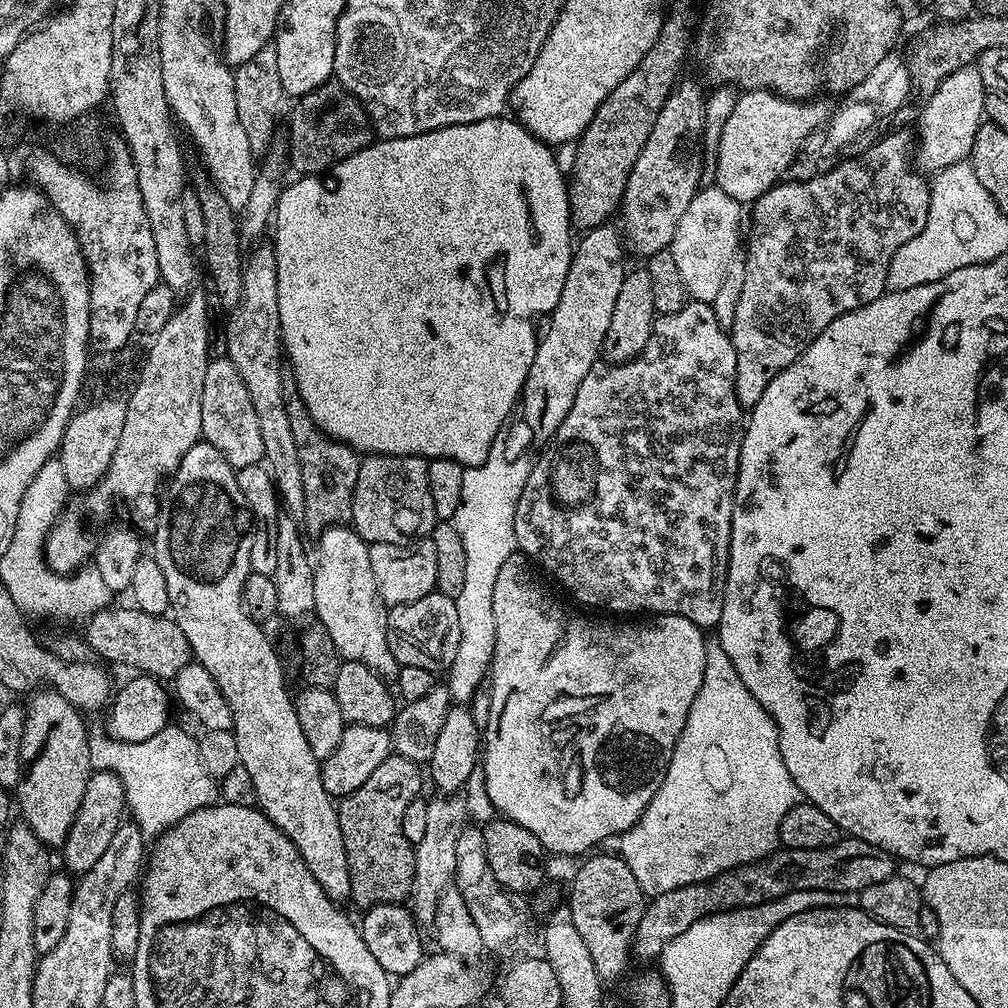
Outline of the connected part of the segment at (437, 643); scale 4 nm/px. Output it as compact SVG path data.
M433 590L418 602L394 604L388 608L388 645L397 665L422 666L434 674L443 673L458 654L458 606L455 599Z

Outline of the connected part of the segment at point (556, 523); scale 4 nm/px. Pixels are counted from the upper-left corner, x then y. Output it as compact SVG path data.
M692 300L685 304L680 312L666 314L665 316L657 315L655 322L652 324L650 342L646 342L644 349L634 359L626 361L625 364L598 362L590 370L590 374L586 374L586 378L582 378L582 386L578 386L578 394L574 394L574 406L570 406L570 414L566 414L562 426L558 426L558 430L552 435L551 440L547 441L545 448L548 449L537 460L534 460L530 474L526 478L526 486L518 498L518 506L514 514L514 534L516 535L517 549L521 553L524 551L529 556L527 559L533 565L540 564L541 569L539 568L539 571L541 573L543 573L542 571L549 572L580 604L589 604L592 608L605 608L608 612L648 612L647 614L659 614L661 616L681 616L682 618L690 618L690 622L694 622L699 628L715 629L722 618L724 587L728 577L728 547L732 537L732 505L736 503L736 479L740 469L740 442L742 439L742 416L740 420L740 415L742 415L742 409L734 390L735 377L736 355L734 354L732 337L714 318L711 303L703 300Z

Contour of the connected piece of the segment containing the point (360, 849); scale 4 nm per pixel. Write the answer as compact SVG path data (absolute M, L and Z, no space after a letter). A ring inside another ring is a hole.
M390 755L354 794L339 801L336 813L342 838L346 842L346 858L350 866L351 899L360 910L376 904L404 904L412 895L416 849L402 834L402 818L406 806L421 795L420 787L426 784L421 765L410 758Z

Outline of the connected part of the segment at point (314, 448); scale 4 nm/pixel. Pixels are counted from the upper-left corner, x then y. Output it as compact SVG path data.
M291 366L281 367L280 381L282 402L286 402L286 415L290 418L290 431L294 433L294 442L300 447L302 490L306 490L303 523L308 523L313 534L347 525L352 519L354 486L358 482L361 457L350 445L326 435L314 422L314 418L310 418L310 410L306 410L302 394L298 392L298 378L294 376Z

